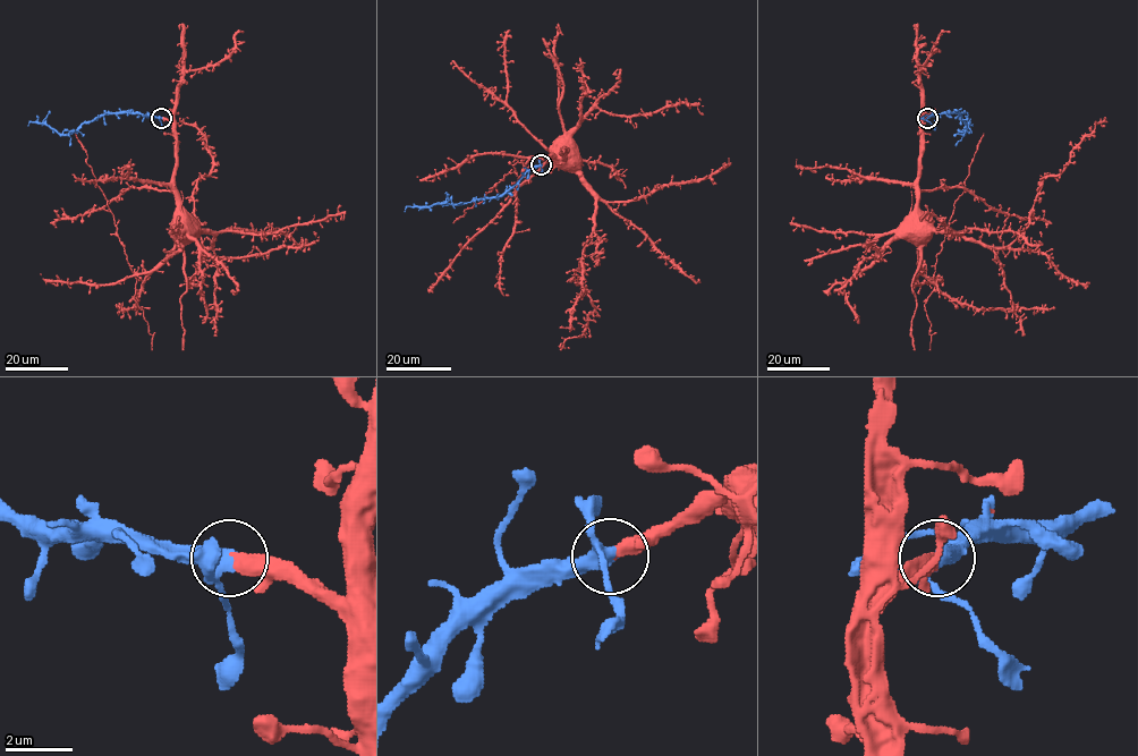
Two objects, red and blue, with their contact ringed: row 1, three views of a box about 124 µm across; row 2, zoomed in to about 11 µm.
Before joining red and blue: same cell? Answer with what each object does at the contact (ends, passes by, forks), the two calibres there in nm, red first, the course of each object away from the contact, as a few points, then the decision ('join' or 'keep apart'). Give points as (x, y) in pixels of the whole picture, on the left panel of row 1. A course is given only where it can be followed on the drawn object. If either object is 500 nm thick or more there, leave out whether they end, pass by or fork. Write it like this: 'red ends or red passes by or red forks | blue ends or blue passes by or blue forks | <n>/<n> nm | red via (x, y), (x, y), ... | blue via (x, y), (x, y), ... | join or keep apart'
red ends | blue forks | 440/300 nm | red via (161, 118), (172, 124), (176, 142), (178, 232) | blue via (161, 118), (125, 113), (100, 115), (67, 134), (58, 134), (48, 126), (31, 121), (28, 126) | join

